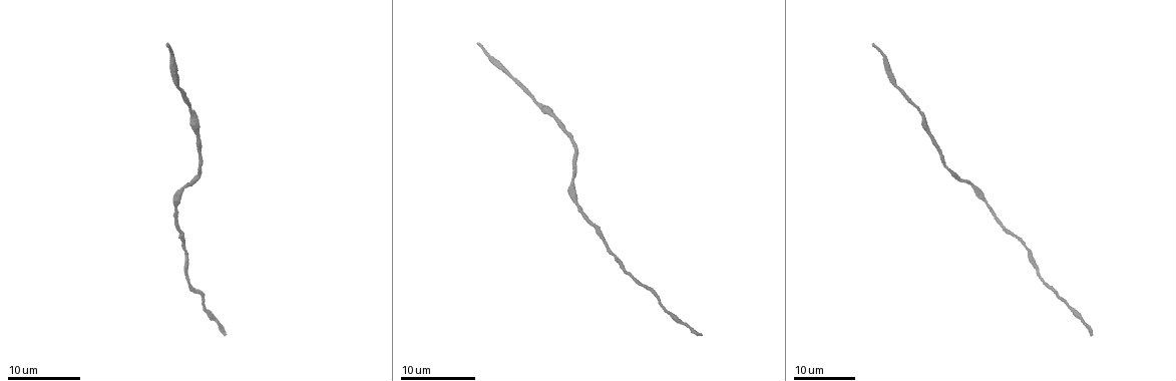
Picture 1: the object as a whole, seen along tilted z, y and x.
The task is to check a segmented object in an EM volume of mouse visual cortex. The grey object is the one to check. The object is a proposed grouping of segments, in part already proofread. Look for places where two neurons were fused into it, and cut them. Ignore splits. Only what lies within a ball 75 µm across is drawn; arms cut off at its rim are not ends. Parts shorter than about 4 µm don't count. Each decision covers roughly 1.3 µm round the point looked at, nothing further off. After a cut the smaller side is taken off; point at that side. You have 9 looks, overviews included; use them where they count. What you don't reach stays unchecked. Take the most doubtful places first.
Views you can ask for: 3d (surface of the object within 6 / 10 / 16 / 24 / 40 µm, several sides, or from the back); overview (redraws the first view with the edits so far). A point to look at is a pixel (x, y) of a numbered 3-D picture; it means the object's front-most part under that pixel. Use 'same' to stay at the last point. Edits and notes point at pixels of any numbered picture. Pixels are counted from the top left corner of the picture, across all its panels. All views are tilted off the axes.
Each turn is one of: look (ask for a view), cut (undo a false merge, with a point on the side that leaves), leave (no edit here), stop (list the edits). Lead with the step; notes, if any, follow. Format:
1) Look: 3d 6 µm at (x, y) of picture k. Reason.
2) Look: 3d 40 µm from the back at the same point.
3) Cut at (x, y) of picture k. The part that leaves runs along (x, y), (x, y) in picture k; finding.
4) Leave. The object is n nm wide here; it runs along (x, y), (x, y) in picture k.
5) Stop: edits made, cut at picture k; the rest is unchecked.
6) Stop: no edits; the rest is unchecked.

Look: 3d 16 µm at (194, 113) of picture 1.

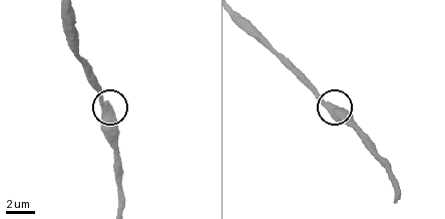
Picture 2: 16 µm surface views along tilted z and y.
Look: 3d 6 µm at (108, 109) of picture 2.

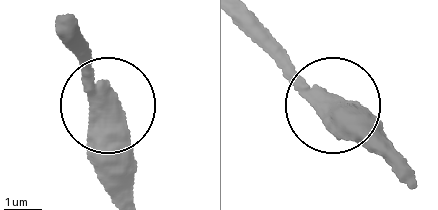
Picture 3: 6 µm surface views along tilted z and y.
Leave. The object is 420 nm wide here; it runs along (405, 178), (244, 21) in picture 3; continuous, no second neuron.

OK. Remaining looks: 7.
Look: 3d 24 µm at (569, 186) of picture 1.

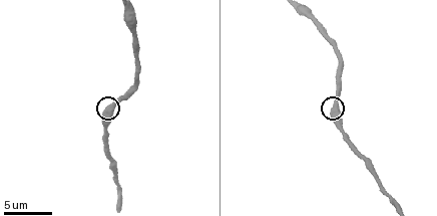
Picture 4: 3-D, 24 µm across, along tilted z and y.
Look: 3d 6 µm at (334, 109) of picture 4.

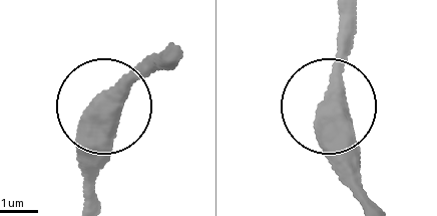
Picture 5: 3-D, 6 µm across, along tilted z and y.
Leave. It runs along (112, 109), (86, 190) in picture 5; all the same neuron.

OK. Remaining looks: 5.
Look: 3d 16 µm at (194, 291) of picture 1. Calibre changes.

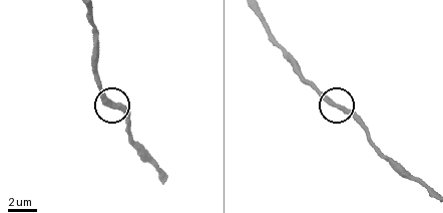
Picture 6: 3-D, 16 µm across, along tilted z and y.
Look: 3d 6 µm at (109, 103) of picture 6. Zoom in.

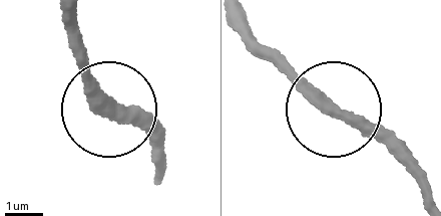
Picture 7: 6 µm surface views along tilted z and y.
Leave. It runs along (69, 18), (90, 93), (128, 115), (158, 149) in picture 7; all the same neuron.

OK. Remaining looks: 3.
Look: 3d 16 µm at (205, 308) of picture 1.

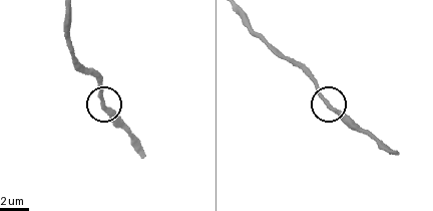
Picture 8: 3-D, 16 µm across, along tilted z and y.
Look: 3d 10 µm at (333, 109) of picture 8. Zoom in.

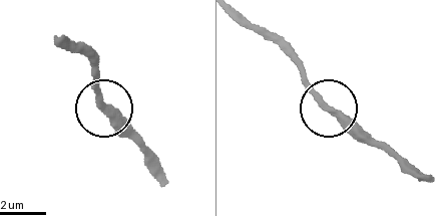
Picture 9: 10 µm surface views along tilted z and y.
Leave. It runs along (69, 38), (90, 65), (98, 102), (130, 137) in picture 9; continuous, no second neuron.

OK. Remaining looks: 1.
Stop: no edits; the rest is unchecked.

